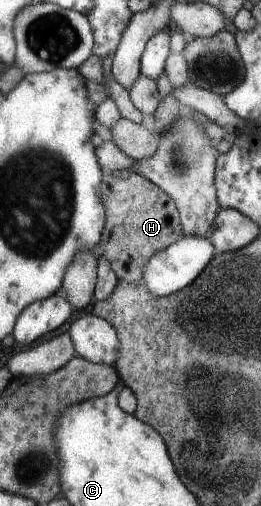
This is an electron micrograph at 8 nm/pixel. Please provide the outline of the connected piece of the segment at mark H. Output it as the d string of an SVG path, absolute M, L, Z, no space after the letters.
M104 172L102 203L106 209L106 226L99 242L101 257L111 264L119 280L139 283L147 263L161 250L184 237L178 205L162 188L142 175L112 176Z

